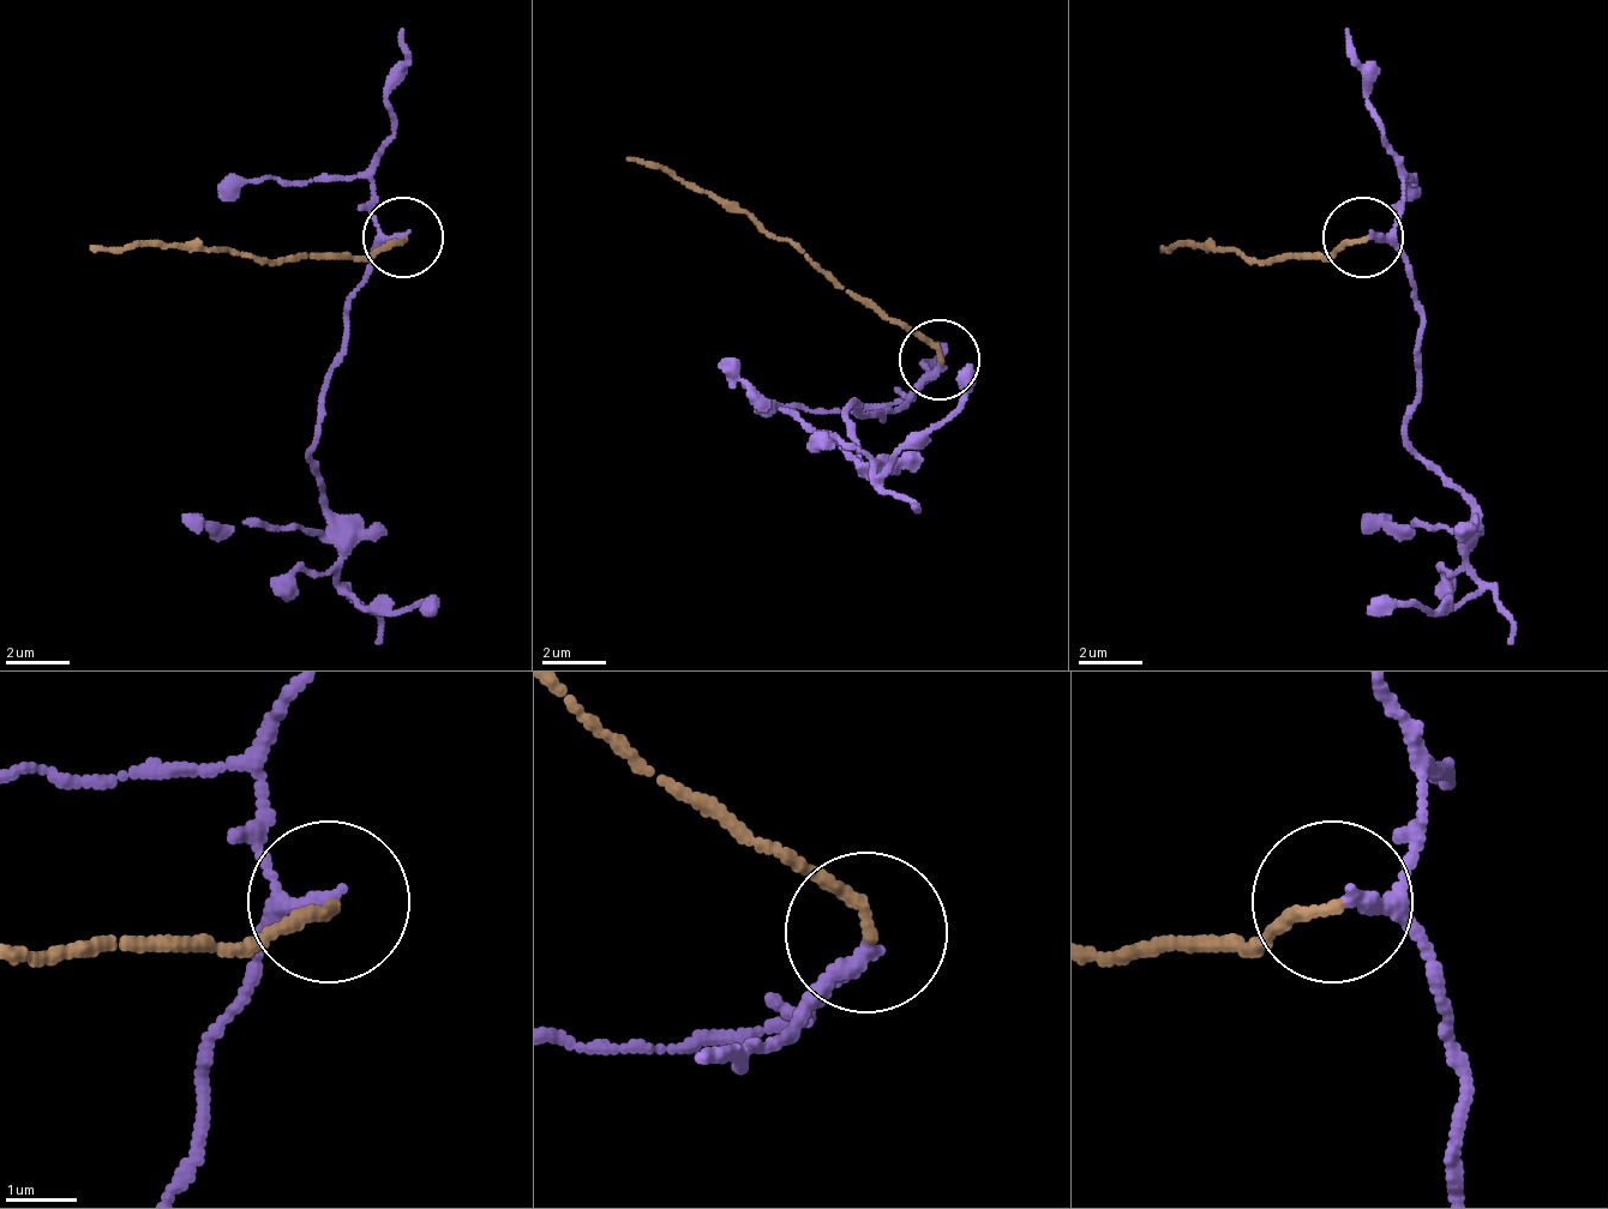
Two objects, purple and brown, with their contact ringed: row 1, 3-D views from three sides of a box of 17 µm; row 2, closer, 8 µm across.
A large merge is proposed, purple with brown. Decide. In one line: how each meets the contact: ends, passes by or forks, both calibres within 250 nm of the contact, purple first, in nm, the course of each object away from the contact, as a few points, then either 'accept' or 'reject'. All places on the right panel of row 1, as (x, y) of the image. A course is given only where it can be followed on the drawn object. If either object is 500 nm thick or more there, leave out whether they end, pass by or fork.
purple passes by; brown ends; calibres 160 and 160 nm; course purple (1364, 235), (1405, 259), (1421, 316), (1412, 452), (1469, 507), (1469, 596), (1364, 612); course brown (1364, 235), (1325, 259), (1253, 259), (1164, 244); accept

